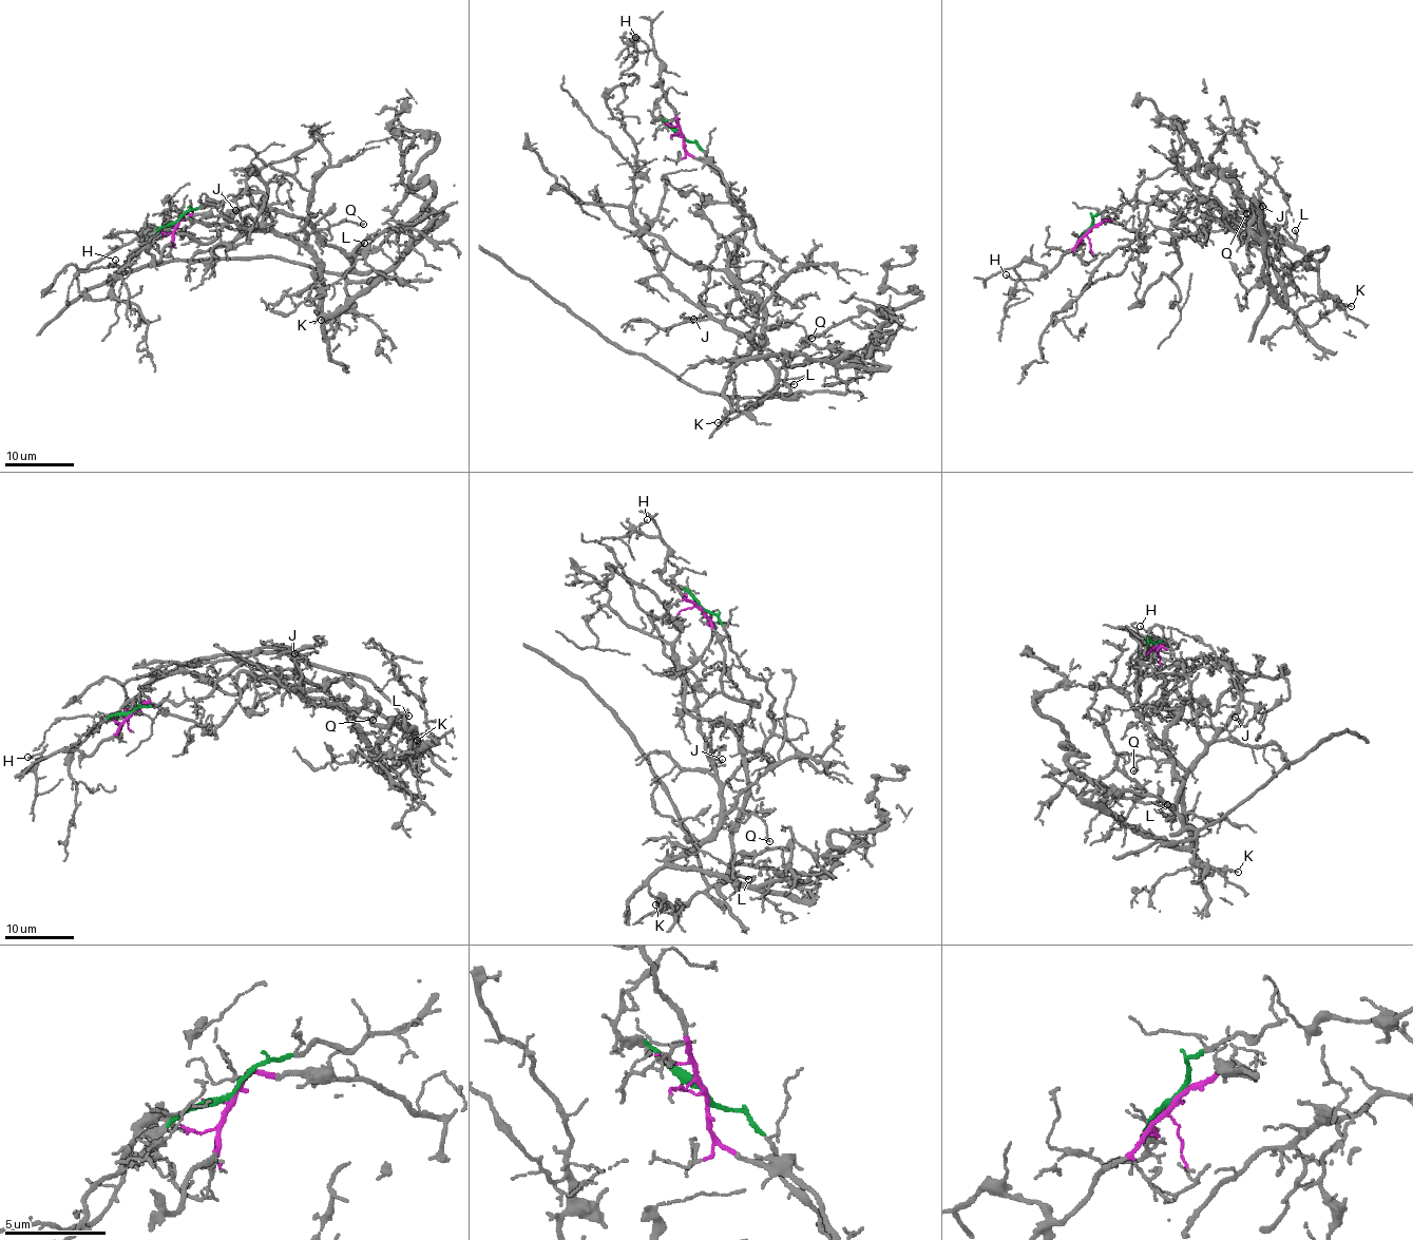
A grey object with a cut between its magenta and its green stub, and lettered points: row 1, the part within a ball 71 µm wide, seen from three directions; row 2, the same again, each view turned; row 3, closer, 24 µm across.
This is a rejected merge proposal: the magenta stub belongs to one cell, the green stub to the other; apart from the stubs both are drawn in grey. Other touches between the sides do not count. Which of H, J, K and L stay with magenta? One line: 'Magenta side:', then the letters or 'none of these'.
Magenta side: H, L

